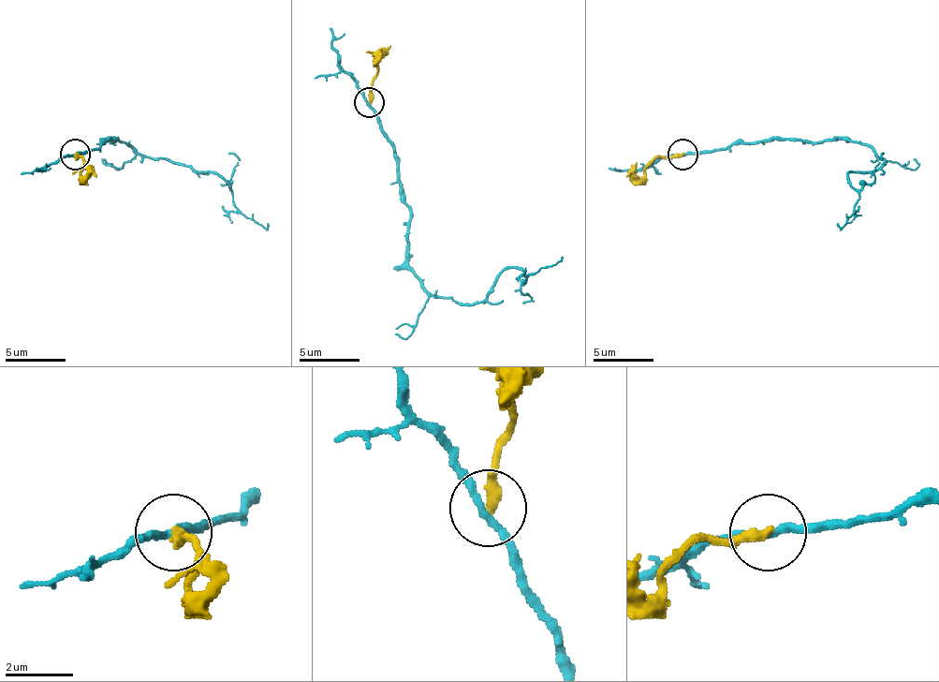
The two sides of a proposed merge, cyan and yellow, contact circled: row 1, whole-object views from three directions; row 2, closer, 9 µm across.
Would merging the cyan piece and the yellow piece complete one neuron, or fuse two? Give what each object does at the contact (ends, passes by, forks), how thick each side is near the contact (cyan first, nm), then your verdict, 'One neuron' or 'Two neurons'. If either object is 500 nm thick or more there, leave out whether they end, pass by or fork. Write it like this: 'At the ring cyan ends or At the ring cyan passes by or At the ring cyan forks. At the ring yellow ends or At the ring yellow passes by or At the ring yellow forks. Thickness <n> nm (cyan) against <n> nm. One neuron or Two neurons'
At the ring cyan passes by. At the ring yellow ends. Thickness 200 nm (cyan) against 320 nm. Two neurons

